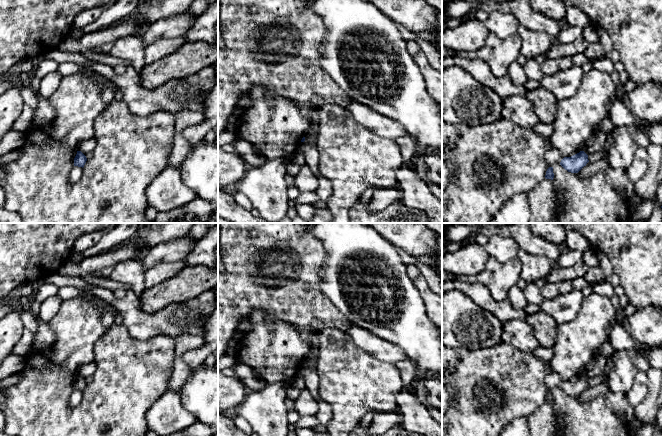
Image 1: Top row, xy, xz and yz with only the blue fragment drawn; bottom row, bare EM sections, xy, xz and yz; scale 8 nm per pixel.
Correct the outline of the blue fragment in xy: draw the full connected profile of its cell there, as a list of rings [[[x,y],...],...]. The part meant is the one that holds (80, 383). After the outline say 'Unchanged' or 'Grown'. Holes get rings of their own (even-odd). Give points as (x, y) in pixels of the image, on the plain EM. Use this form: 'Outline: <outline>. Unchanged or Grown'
Outline: [[[77,375],[77,378],[74,382],[74,390],[83,392],[86,385],[87,385],[86,380],[81,375]]]. Unchanged

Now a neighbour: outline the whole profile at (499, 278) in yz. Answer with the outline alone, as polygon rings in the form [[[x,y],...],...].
[[[489,256],[485,269],[476,275],[476,280],[489,289],[496,301],[502,301],[507,299],[510,289],[516,286],[521,278],[521,268],[518,258],[501,263]]]

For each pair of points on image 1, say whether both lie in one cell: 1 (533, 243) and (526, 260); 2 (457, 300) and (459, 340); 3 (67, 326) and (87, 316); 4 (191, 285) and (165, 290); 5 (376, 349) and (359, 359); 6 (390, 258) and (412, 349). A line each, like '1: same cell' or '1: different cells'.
1: different cells
2: same cell
3: same cell
4: same cell
5: different cells
6: same cell

